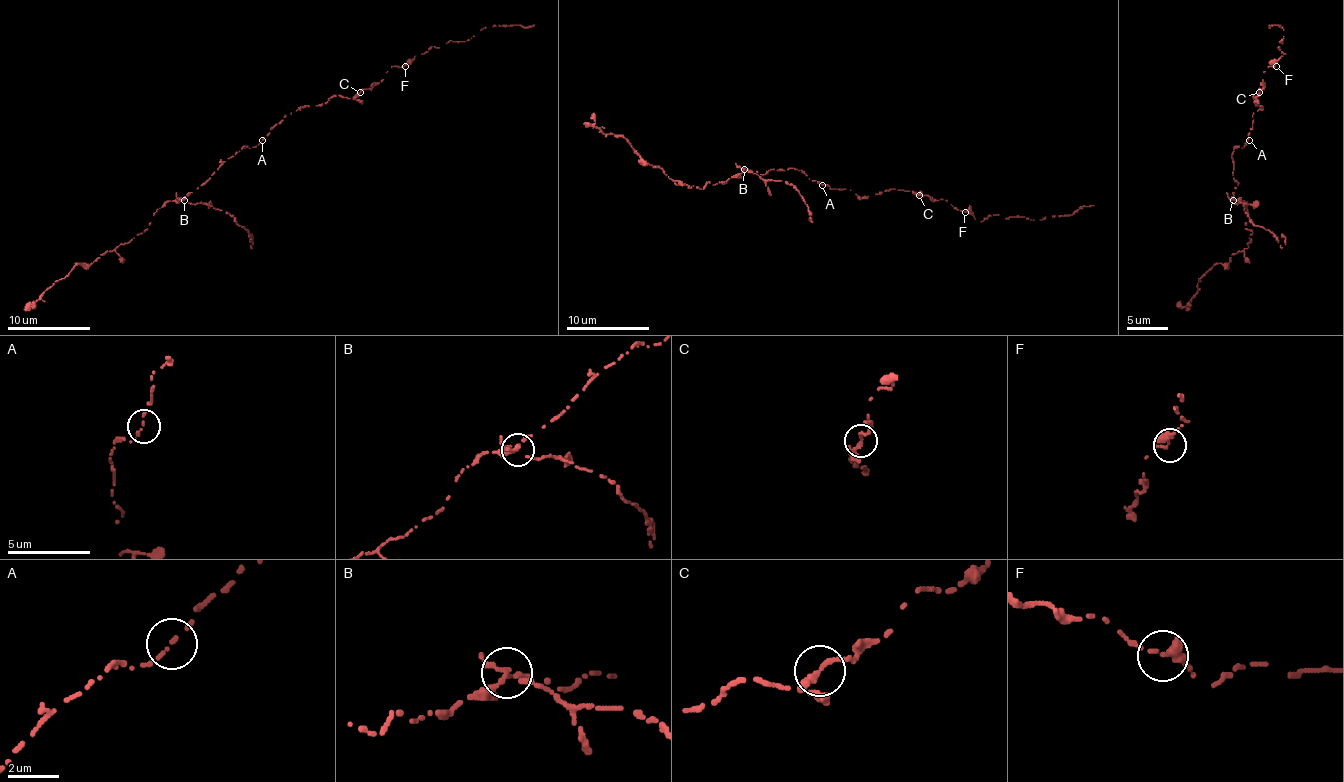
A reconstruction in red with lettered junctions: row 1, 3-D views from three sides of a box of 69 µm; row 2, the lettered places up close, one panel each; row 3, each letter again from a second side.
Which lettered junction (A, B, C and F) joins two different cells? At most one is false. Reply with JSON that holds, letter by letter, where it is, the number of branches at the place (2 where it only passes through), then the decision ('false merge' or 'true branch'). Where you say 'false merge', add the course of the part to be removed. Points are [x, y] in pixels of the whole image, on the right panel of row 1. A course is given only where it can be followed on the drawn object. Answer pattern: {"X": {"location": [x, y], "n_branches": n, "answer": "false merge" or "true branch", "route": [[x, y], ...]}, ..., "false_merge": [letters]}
{"A": {"location": [1249, 140], "n_branches": 1, "answer": "true branch"}, "B": {"location": [1233, 200], "n_branches": 3, "answer": "false merge", "route": [[1232, 200], [1242, 204], [1249, 219], [1286, 244]]}, "C": {"location": [1259, 92], "n_branches": 3, "answer": "true branch"}, "F": {"location": [1276, 66], "n_branches": 2, "answer": "true branch"}, "false_merge": ["B"]}

